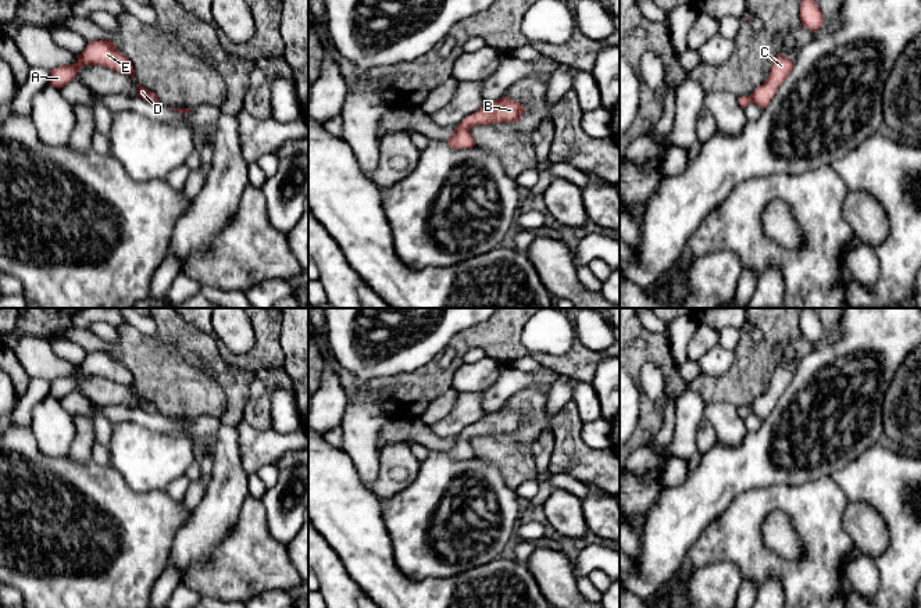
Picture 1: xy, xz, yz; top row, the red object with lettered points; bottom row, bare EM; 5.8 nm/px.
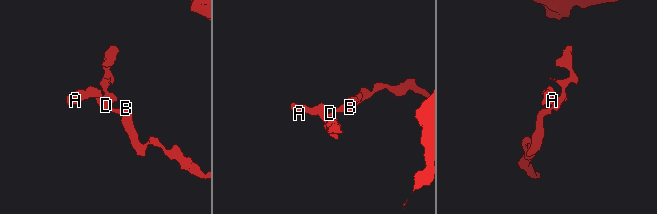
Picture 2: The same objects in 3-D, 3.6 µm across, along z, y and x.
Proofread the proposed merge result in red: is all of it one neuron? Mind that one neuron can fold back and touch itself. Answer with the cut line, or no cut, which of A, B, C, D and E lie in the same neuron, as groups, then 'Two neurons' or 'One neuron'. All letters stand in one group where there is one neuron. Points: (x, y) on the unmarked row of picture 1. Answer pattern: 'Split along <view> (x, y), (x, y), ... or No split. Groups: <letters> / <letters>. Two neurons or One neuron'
No split. Groups: A B C D E. One neuron

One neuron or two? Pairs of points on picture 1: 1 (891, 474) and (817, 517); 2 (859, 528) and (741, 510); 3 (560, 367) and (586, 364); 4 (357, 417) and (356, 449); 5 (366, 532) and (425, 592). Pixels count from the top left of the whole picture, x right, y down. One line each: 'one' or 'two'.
1: two
2: two
3: one
4: one
5: one

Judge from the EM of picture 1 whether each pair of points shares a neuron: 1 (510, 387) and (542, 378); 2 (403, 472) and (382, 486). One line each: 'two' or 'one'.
1: one
2: one

